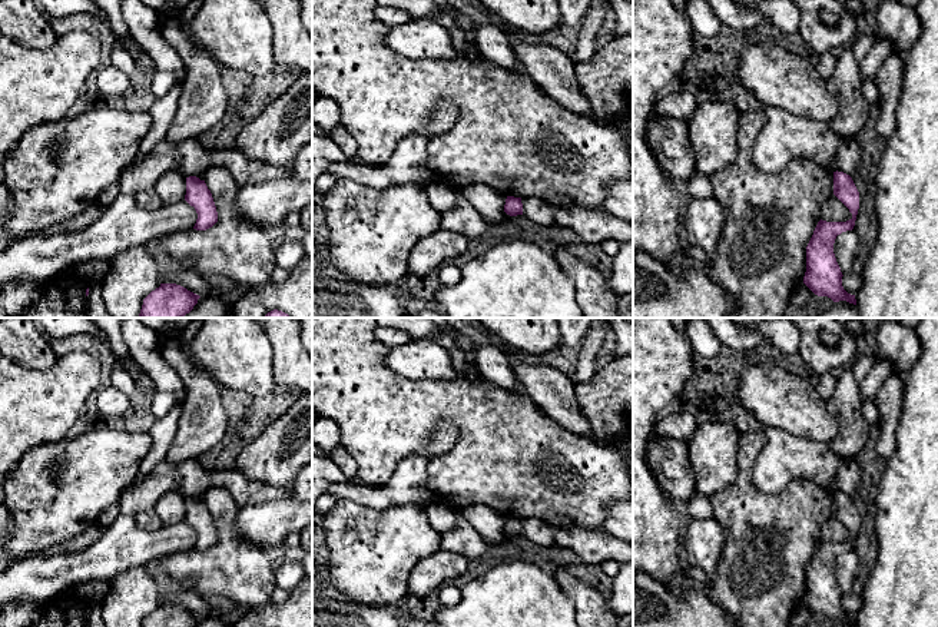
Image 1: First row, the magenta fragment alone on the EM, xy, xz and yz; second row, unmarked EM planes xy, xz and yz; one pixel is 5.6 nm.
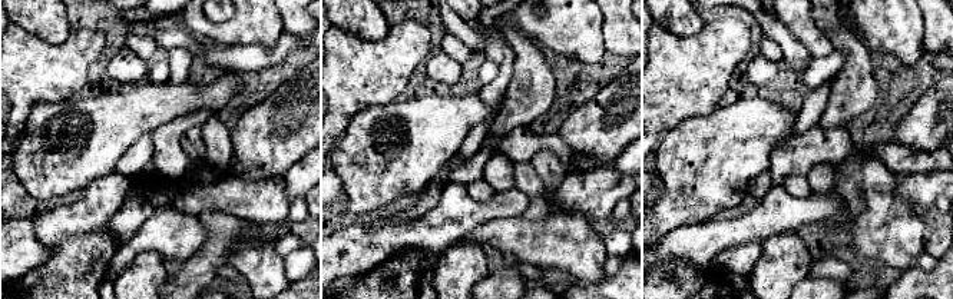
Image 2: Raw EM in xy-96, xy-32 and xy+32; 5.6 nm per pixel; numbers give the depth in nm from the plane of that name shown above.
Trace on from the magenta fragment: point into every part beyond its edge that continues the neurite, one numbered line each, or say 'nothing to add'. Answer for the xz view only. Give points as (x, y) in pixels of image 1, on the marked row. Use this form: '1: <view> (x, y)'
nothing to add

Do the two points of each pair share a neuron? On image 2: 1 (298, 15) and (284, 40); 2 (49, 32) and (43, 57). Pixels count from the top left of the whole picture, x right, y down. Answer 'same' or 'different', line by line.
1: different
2: different

